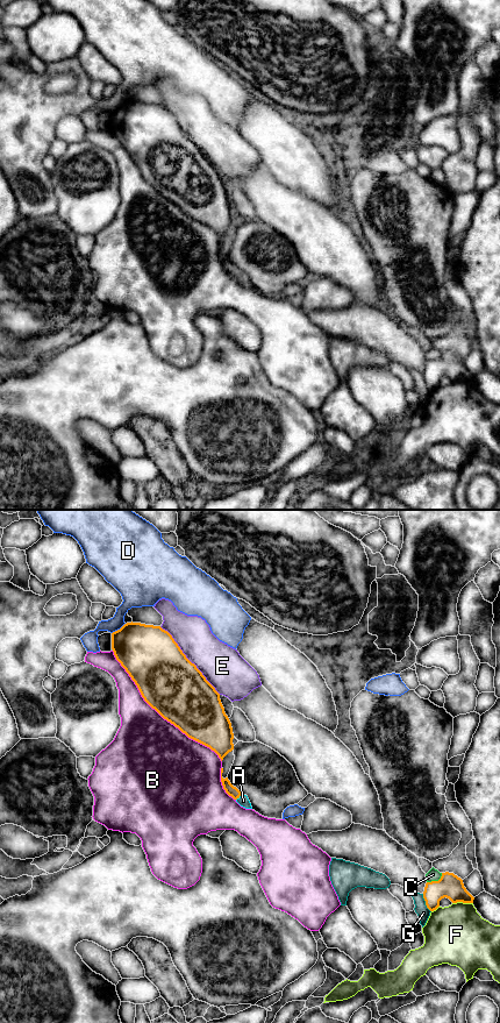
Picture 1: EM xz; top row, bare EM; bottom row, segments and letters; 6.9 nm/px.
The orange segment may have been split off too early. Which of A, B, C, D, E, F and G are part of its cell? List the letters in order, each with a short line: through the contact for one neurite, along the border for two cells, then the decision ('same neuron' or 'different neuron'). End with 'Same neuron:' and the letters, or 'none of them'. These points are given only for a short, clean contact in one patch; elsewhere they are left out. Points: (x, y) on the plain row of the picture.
A: line xz (231, 269), (240, 274), (243, 279); same neuron
B: different neuron
C: different neuron
D: different neuron
E: different neuron
F: different neuron
G: line xz (422, 373), (426, 385), (430, 390); different neuron
Same neuron: A

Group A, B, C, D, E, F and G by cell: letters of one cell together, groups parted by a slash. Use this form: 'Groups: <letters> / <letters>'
Groups: A / B / C / D / E / F / G

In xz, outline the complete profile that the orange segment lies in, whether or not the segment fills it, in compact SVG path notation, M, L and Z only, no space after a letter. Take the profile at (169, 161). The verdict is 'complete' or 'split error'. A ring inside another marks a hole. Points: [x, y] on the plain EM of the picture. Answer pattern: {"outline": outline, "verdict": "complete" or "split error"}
{"outline": "M127 101L112 112L116 138L137 164L144 179L188 216L209 226L221 240L234 228L231 201L220 172L183 132L172 114L160 105Z", "verdict": "complete"}

